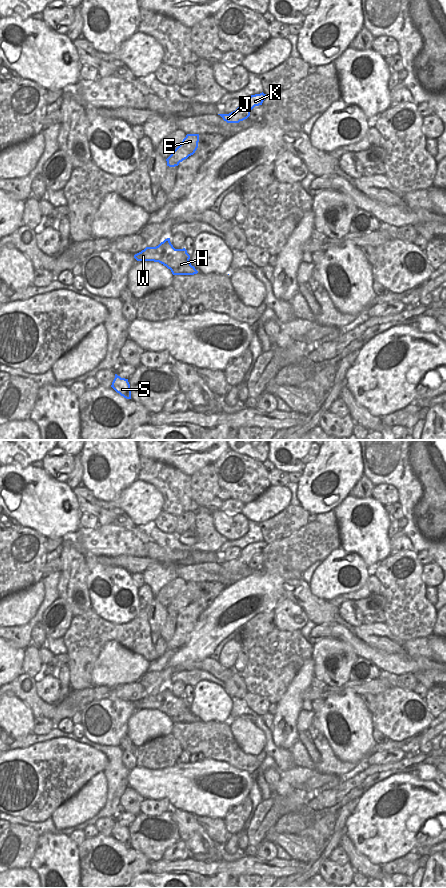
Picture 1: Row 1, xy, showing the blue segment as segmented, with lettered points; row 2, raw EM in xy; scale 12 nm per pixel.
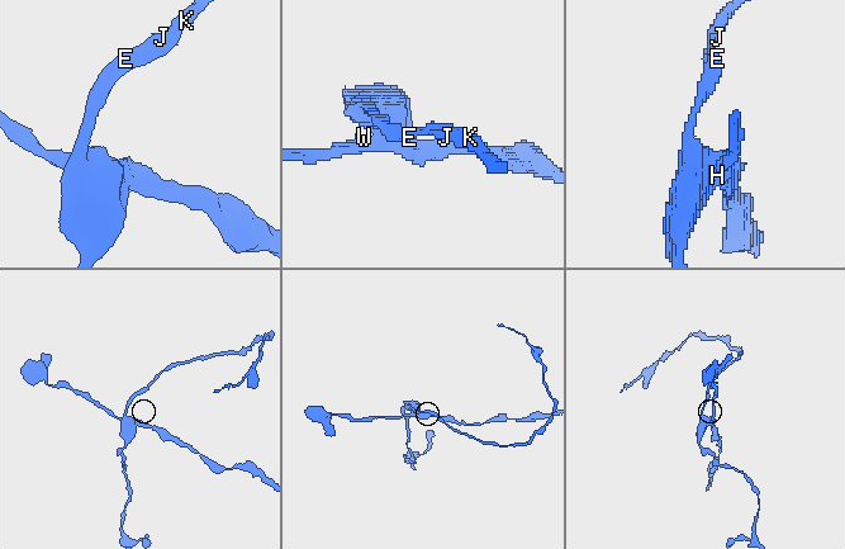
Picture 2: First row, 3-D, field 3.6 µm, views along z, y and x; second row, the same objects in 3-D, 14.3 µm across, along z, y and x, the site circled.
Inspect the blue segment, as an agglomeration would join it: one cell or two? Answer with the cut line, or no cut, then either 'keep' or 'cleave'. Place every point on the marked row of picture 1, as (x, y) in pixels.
cut in xy along (174, 248), (170, 253), (164, 252), (158, 261); cleave

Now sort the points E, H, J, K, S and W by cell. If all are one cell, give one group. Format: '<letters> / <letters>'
E H J K S / W

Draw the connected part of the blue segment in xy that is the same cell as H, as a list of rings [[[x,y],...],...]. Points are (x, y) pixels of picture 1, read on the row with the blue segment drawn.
[[[174,249],[171,254],[164,252],[159,263],[171,270],[173,275],[194,275],[198,271],[191,265],[187,253],[183,249]]]

